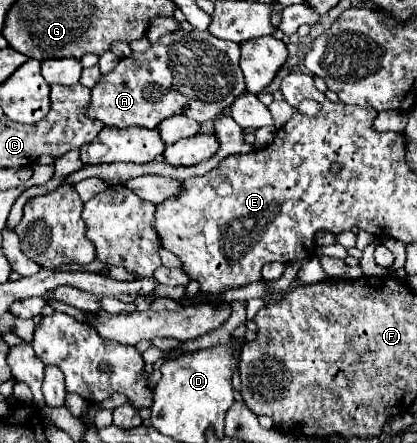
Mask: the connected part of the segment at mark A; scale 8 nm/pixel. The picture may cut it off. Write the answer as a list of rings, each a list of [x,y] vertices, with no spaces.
[[[179,28],[179,30],[173,30],[173,32],[165,34],[165,36],[161,36],[157,42],[151,44],[149,50],[145,50],[145,52],[133,52],[131,56],[121,58],[121,62],[119,62],[109,74],[103,74],[101,80],[97,82],[97,86],[91,88],[91,104],[85,108],[85,116],[93,118],[93,120],[99,120],[99,122],[101,122],[103,126],[107,126],[107,128],[131,128],[131,126],[157,128],[165,118],[171,118],[171,116],[177,116],[177,114],[187,116],[187,118],[193,118],[193,120],[197,120],[197,122],[207,122],[207,120],[215,120],[215,118],[217,118],[223,110],[227,110],[227,108],[233,104],[233,100],[235,100],[239,94],[243,94],[243,92],[245,92],[245,82],[243,82],[243,72],[241,72],[241,68],[239,68],[239,46],[237,46],[235,42],[225,42],[225,40],[221,40],[221,38],[215,38],[213,34],[209,34],[209,30],[197,30],[197,28],[193,28],[193,30],[183,30],[183,28]]]

